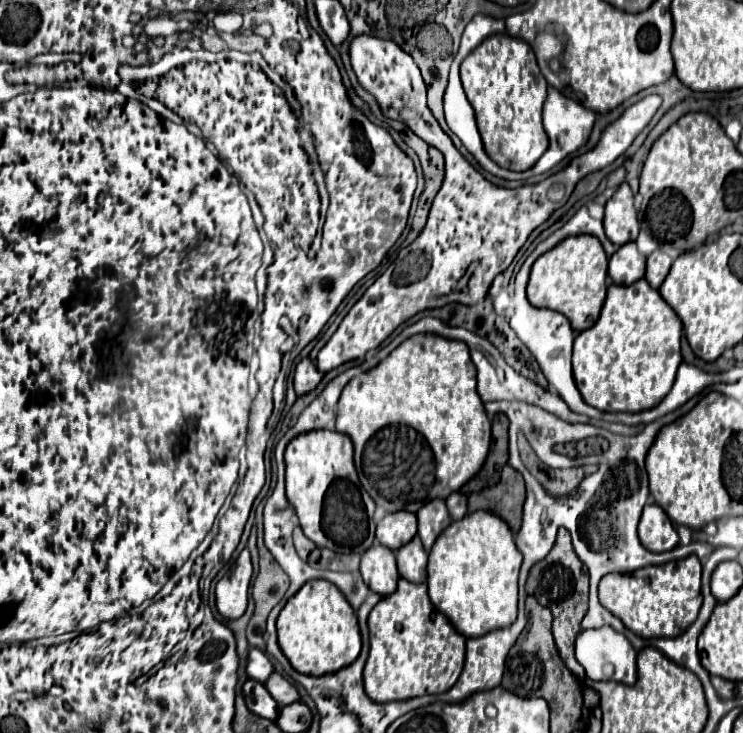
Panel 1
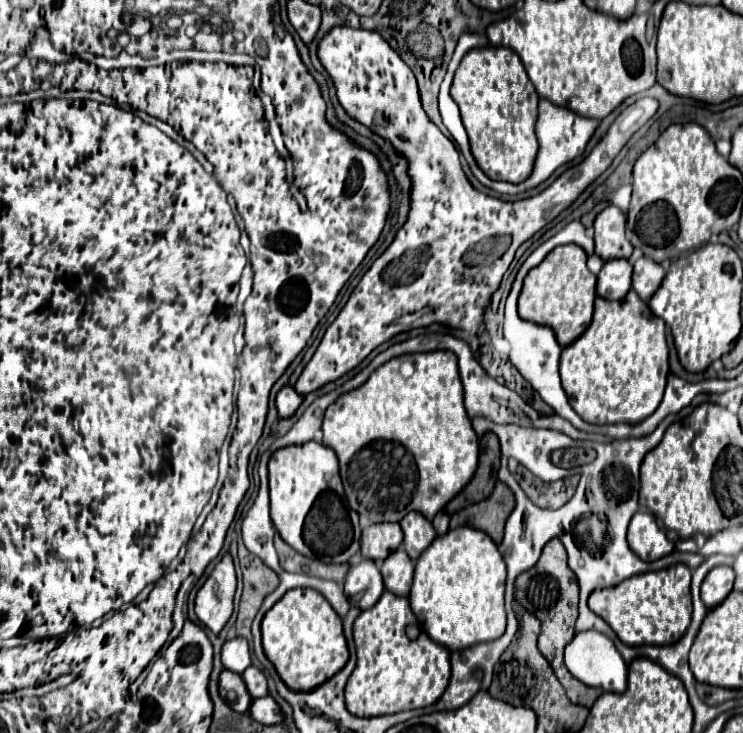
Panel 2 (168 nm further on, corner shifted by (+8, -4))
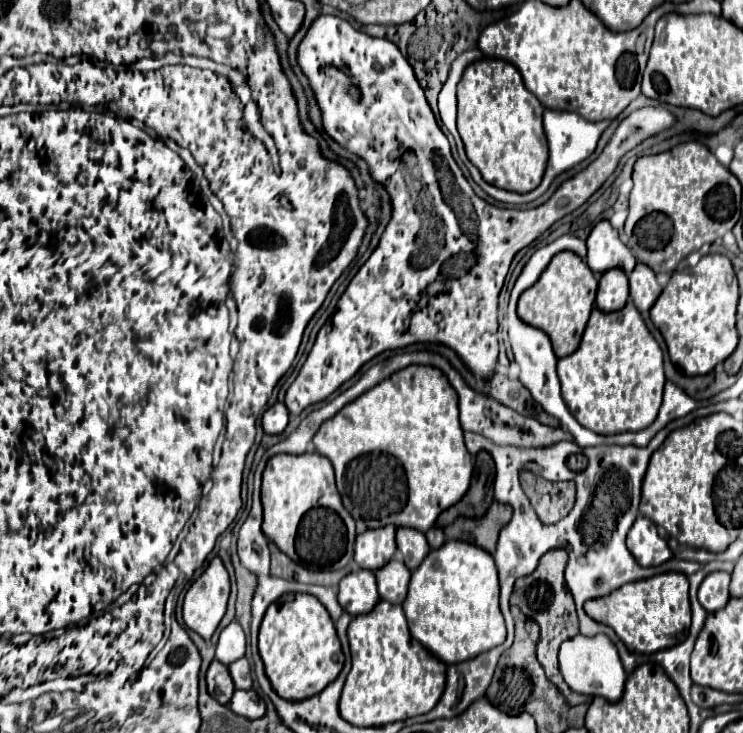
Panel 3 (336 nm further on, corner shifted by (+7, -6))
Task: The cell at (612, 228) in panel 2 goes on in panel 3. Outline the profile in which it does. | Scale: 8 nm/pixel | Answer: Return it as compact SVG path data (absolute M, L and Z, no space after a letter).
M602 220L592 228L592 232L586 240L586 246L588 246L586 262L592 268L592 272L602 274L606 270L620 268L626 274L630 274L634 264L636 264L634 254L620 240L618 232L610 226L608 220Z

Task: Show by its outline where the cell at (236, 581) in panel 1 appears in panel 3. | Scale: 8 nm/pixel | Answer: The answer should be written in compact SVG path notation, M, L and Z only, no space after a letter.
M214 556L208 568L192 582L184 596L182 620L198 632L204 640L210 640L220 624L230 594L230 578L218 556Z

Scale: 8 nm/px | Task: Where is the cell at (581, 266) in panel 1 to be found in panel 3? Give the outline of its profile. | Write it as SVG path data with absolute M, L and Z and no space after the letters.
M560 252L552 258L552 262L542 272L538 282L520 296L518 316L522 322L546 332L548 338L552 340L554 354L558 358L564 358L572 354L582 340L582 332L594 308L596 288L598 282L588 264L572 252Z

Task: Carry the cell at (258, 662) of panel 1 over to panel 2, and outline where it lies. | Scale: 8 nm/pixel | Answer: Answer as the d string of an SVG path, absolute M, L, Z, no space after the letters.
M245 638L227 640L223 646L223 652L221 652L221 660L227 670L243 674L243 670L247 670L247 666L251 666L251 652L249 652L247 640Z

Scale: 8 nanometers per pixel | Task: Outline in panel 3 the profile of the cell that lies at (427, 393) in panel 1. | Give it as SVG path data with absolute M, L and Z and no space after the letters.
M408 366L346 404L334 418L326 420L314 436L314 450L326 456L336 472L336 486L344 508L366 528L392 524L428 532L440 512L454 506L472 480L472 458L464 446L458 422L458 396L446 376L432 366Z

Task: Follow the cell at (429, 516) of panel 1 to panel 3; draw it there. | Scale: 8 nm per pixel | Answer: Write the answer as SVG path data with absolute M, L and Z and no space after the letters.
M398 528L396 544L398 544L398 552L402 556L402 562L410 570L416 570L420 566L420 562L430 552L426 536L422 532L418 532L418 530L412 530L412 528Z

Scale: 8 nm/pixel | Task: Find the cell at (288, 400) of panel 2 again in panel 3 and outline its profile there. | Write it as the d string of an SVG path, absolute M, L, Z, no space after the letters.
M282 402L268 408L262 416L262 428L266 434L280 434L288 424L288 410Z

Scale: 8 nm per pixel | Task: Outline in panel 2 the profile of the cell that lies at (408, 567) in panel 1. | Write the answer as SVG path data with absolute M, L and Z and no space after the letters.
M403 548L395 550L389 558L381 564L381 574L385 588L397 596L409 596L413 584L413 562Z

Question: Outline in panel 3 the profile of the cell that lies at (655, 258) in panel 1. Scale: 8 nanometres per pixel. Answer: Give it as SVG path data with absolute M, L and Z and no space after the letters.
M636 264L628 280L630 280L630 298L634 306L638 308L640 314L646 314L662 292L662 286L658 284L656 274L646 264Z

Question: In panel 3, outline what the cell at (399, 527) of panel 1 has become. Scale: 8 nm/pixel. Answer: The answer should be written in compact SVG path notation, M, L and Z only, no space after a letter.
M394 526L366 530L364 534L358 534L354 546L354 562L360 568L372 572L388 564L388 560L392 560L396 554L394 534L396 534Z

